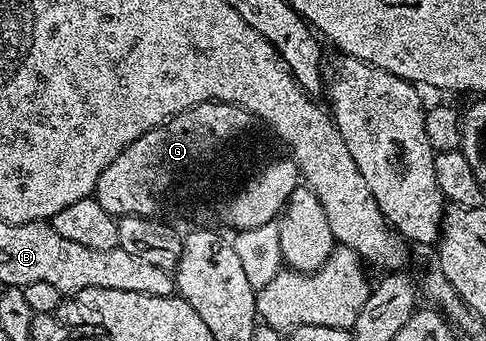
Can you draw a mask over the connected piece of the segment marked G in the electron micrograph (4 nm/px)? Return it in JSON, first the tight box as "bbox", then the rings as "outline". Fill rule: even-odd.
{"bbox":[94,102,298,232],"outline":[[[202,102],[198,106],[190,107],[189,110],[183,110],[180,114],[173,114],[169,121],[163,122],[163,124],[156,126],[142,136],[138,136],[138,140],[134,140],[134,144],[130,144],[123,150],[112,161],[110,168],[106,168],[106,172],[102,172],[94,191],[96,202],[106,212],[120,218],[147,218],[149,220],[177,218],[180,222],[197,222],[195,225],[200,228],[220,228],[216,226],[225,226],[226,229],[232,230],[231,232],[253,230],[259,226],[269,225],[283,211],[288,198],[296,190],[298,171],[296,163],[292,161],[291,157],[275,158],[272,154],[264,154],[260,158],[259,152],[252,150],[251,144],[248,143],[248,129],[251,128],[252,122],[254,123],[253,115],[249,114],[243,106],[237,106],[234,102]]]}

